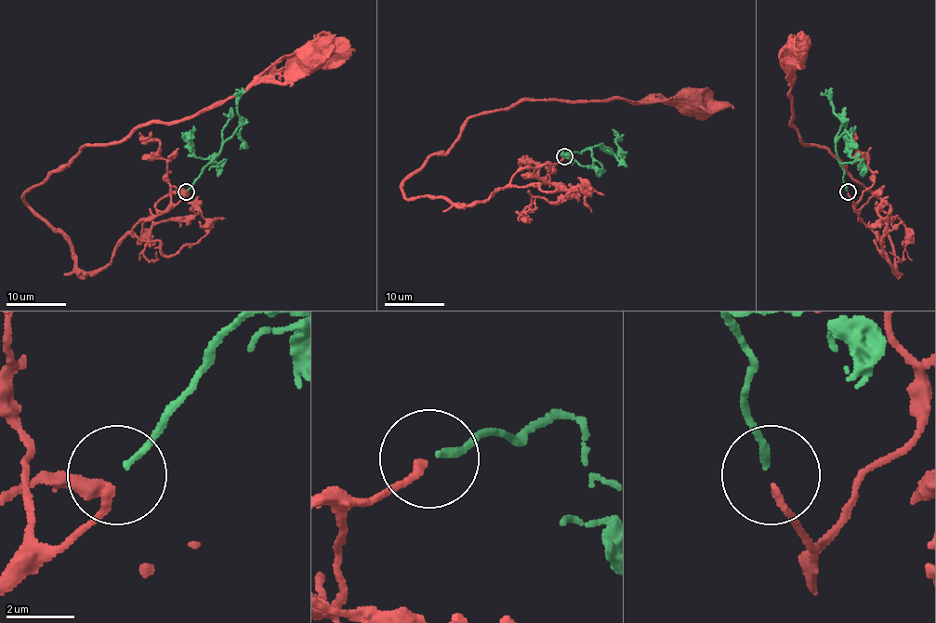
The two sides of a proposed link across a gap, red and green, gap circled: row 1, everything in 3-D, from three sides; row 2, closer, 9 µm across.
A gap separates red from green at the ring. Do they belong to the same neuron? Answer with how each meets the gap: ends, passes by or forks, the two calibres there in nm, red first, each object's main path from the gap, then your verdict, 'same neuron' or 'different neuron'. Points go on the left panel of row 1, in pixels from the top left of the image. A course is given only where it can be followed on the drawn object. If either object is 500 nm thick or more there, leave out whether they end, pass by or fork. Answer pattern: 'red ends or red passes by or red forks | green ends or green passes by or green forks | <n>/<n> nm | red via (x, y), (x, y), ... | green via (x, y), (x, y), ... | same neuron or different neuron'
red ends | green ends | 190/180 nm | red via (185, 193), (142, 218), (90, 272), (24, 201), (82, 147), (191, 119), (261, 81), (301, 73), (310, 58) | green via (187, 191), (237, 126), (239, 95), (234, 95) | same neuron

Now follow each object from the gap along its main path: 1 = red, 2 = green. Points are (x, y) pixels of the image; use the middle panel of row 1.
1: (564, 157), (520, 169), (468, 205), (402, 192), (474, 115), (520, 100), (693, 96), (689, 102)
2: (565, 155), (599, 145), (604, 145), (616, 154), (617, 135), (613, 128)

